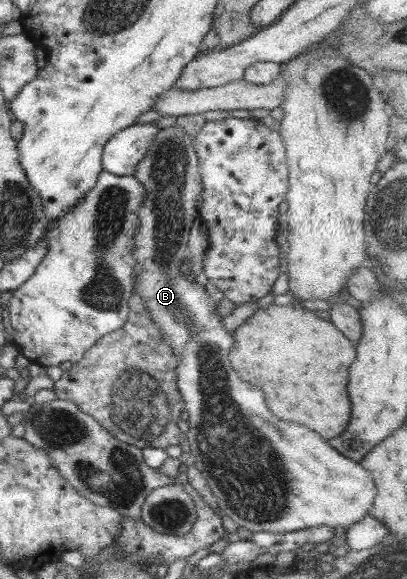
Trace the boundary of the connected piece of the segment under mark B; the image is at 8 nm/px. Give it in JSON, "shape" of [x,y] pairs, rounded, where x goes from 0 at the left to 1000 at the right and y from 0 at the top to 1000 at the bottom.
{"shape":[[[432,218],[388,225],[354,275],[334,285],[329,307],[356,330],[356,344],[337,364],[342,390],[324,413],[329,506],[339,506],[366,547],[396,573],[400,589],[440,618],[430,636],[435,679],[450,687],[462,712],[459,762],[474,803],[506,829],[533,874],[575,905],[614,919],[705,921],[749,912],[801,908],[813,915],[835,908],[853,914],[889,898],[914,874],[924,845],[914,824],[865,793],[845,791],[816,777],[776,746],[708,732],[673,722],[644,687],[644,677],[600,663],[565,639],[558,611],[570,582],[545,566],[545,547],[531,544],[531,522],[511,513],[467,477],[442,475],[445,447],[462,440],[462,411],[472,382],[486,377],[496,314],[482,285],[482,263],[472,257],[477,238]]]}

